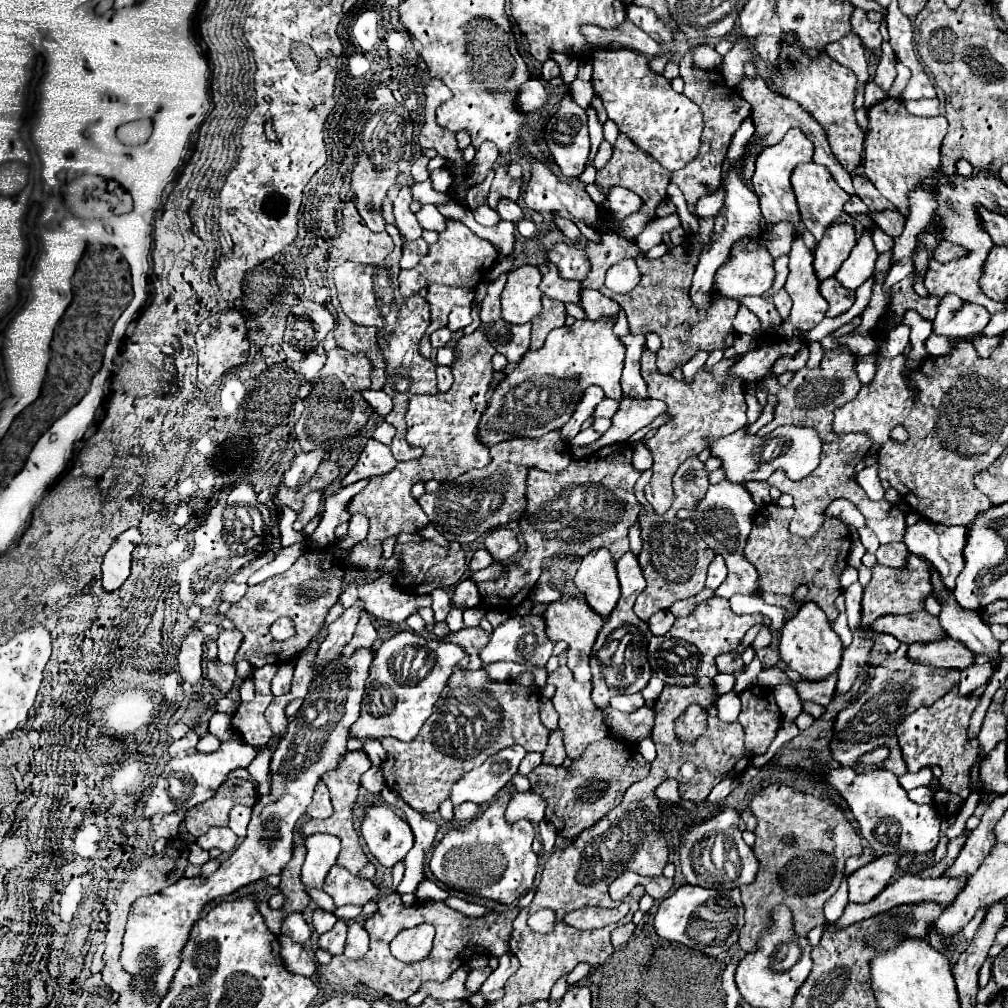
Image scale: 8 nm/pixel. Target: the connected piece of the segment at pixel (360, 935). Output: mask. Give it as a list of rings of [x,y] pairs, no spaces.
[[[352,923],[348,927],[348,939],[346,939],[346,949],[344,949],[344,955],[348,959],[360,959],[366,951],[368,951],[368,943],[370,943],[370,935],[368,931],[358,925],[358,923]]]

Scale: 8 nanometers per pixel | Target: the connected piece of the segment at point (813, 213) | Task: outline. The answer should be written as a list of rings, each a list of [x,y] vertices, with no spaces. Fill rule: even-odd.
[[[806,163],[806,165],[796,167],[796,171],[792,173],[792,189],[798,201],[798,211],[800,211],[800,219],[804,227],[816,237],[816,241],[820,241],[828,225],[834,223],[842,215],[844,205],[850,199],[850,195],[836,185],[836,181],[832,179],[830,171],[824,165],[816,165],[816,163]]]

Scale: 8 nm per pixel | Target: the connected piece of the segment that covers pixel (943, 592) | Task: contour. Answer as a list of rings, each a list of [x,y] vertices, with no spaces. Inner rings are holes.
[[[930,567],[930,583],[932,583],[934,595],[938,595],[938,601],[942,605],[942,611],[938,615],[942,629],[950,637],[962,641],[974,653],[988,655],[990,661],[994,661],[998,657],[1000,643],[992,637],[990,627],[980,619],[976,611],[964,609],[954,601],[954,591],[952,589],[948,591],[948,587],[944,587],[934,567]]]

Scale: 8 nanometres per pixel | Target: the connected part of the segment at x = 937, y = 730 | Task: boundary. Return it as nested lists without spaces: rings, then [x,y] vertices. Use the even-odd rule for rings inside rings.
[[[952,689],[948,695],[938,699],[932,707],[918,709],[912,715],[908,715],[904,723],[900,723],[898,739],[900,739],[900,747],[904,751],[904,761],[908,763],[908,769],[918,771],[924,765],[940,765],[944,771],[940,777],[942,801],[936,801],[936,807],[944,817],[956,815],[956,811],[962,807],[962,801],[966,801],[972,791],[970,767],[974,765],[980,747],[978,747],[978,741],[968,739],[968,721],[976,705],[978,705],[978,699],[960,697],[958,689]]]

